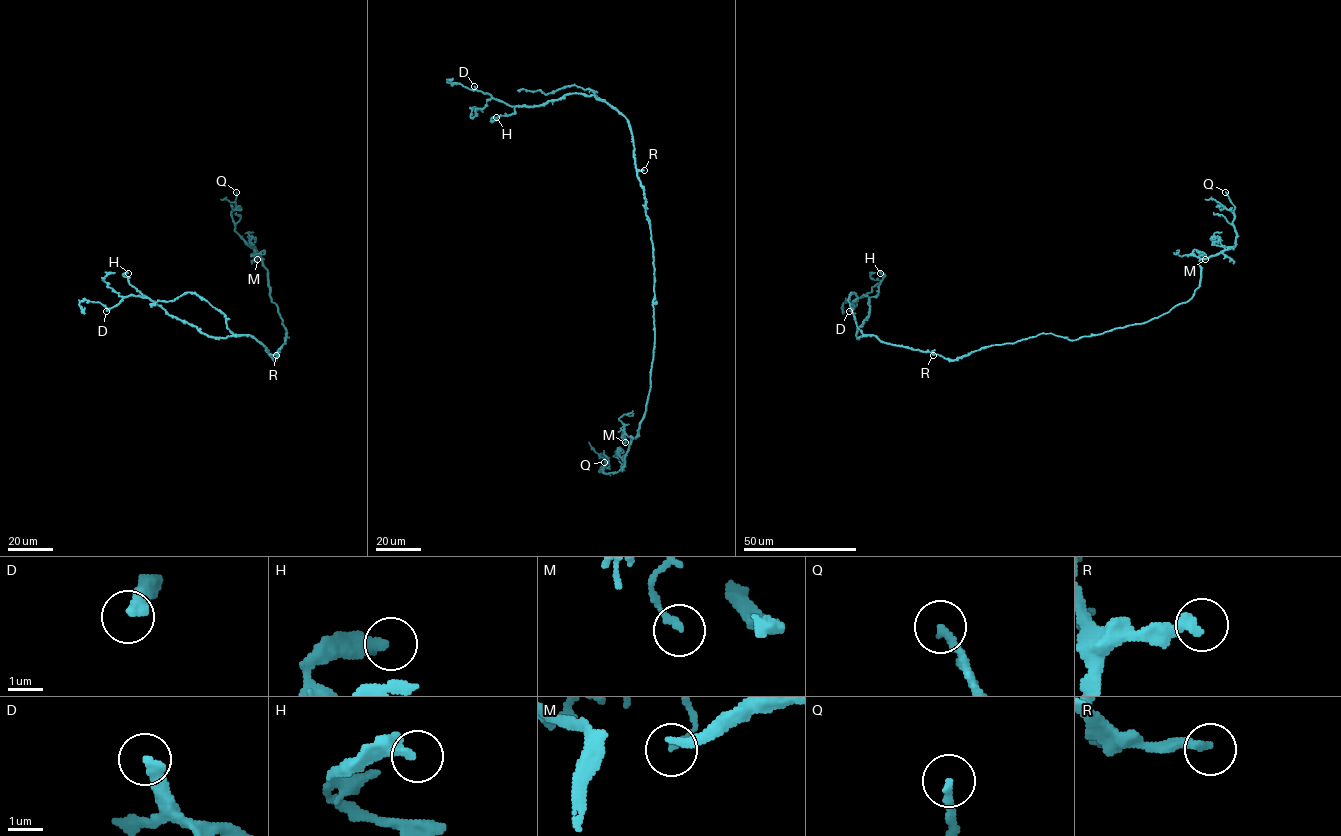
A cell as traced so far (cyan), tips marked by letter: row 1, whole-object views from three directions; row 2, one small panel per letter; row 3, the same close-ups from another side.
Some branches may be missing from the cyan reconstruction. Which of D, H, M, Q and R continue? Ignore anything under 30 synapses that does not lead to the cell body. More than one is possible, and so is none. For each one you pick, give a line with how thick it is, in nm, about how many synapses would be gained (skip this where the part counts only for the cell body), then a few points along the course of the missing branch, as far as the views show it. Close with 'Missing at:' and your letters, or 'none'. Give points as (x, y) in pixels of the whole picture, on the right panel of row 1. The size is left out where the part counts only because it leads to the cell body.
D: 320 nm thick; about 70 synapses; missing branch runs (849, 311), (846, 312), (861, 297), (872, 302), (887, 318)
Q: 200 nm thick; missing branch runs (1225, 192), (1196, 177), (1177, 154), (1172, 136)
Missing at: D, Q

